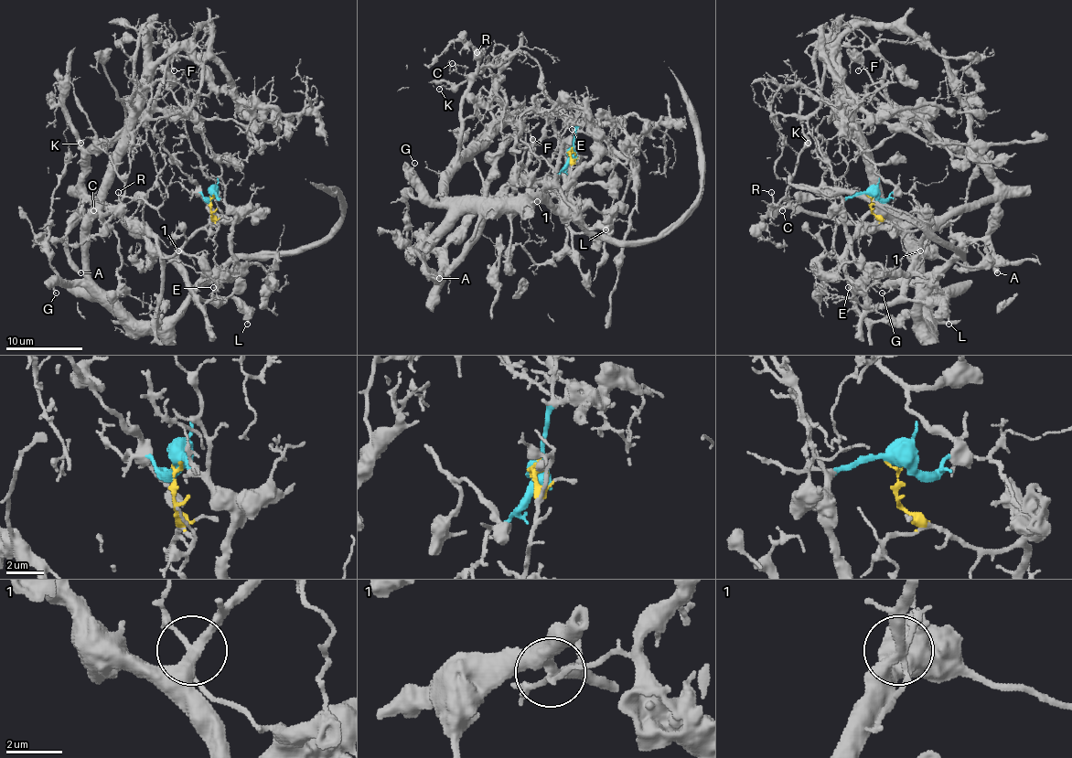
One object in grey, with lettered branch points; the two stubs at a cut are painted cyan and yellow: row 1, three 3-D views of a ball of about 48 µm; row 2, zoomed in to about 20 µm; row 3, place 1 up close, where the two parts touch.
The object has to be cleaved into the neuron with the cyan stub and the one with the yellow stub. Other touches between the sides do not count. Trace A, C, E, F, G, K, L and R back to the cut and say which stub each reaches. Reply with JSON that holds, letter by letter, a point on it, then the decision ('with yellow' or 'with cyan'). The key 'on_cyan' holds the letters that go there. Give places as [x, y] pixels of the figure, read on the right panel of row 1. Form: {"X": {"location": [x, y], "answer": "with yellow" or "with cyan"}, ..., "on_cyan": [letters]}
{"A": {"location": [997, 272], "answer": "with yellow"}, "C": {"location": [782, 210], "answer": "with cyan"}, "E": {"location": [848, 287], "answer": "with yellow"}, "F": {"location": [858, 70], "answer": "with yellow"}, "G": {"location": [882, 293], "answer": "with cyan"}, "K": {"location": [808, 143], "answer": "with cyan"}, "L": {"location": [948, 324], "answer": "with yellow"}, "R": {"location": [771, 192], "answer": "with cyan"}, "on_cyan": ["C", "G", "K", "R"]}

